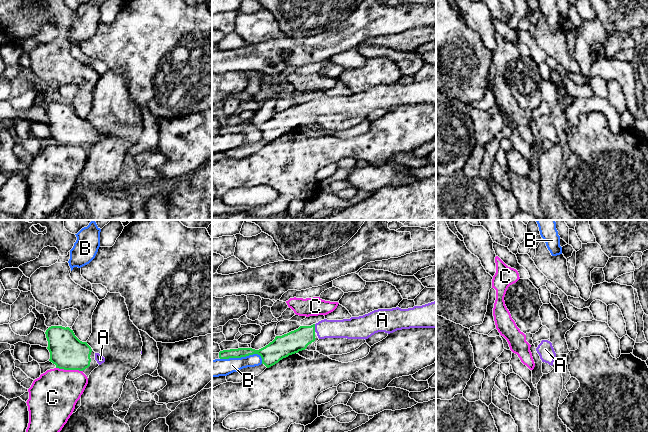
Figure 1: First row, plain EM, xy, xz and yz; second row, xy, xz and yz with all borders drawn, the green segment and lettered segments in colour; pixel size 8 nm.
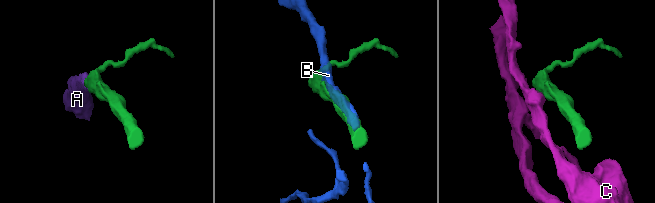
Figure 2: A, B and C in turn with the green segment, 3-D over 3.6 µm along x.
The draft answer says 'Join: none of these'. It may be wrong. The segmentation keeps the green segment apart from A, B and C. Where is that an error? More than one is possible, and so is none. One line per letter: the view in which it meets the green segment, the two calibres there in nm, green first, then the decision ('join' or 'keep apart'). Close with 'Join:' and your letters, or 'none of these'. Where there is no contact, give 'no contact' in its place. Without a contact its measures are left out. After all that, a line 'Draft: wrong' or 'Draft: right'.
A: meets green in xz; 170 nm thick on the green side, 150 nm on the other; join
B: meets green in xz; 160 nm thick on the green side, 140 nm on the other; keep apart
C: meets green in xy; 280 nm thick on the green side, 380 nm on the other; keep apart
Join: A
Draft: wrong

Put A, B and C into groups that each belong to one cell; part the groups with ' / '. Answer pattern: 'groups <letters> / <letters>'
groups A / B / C

